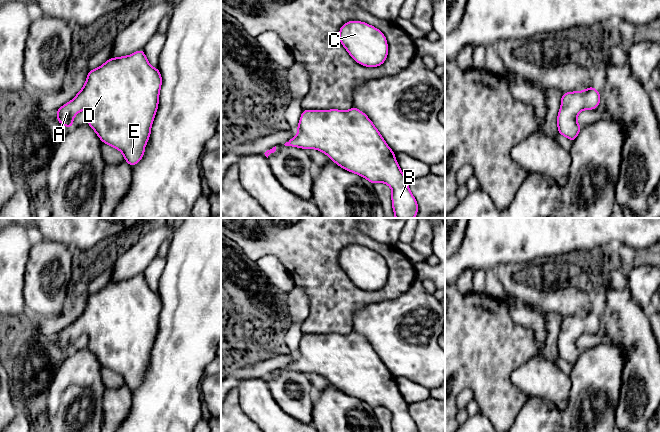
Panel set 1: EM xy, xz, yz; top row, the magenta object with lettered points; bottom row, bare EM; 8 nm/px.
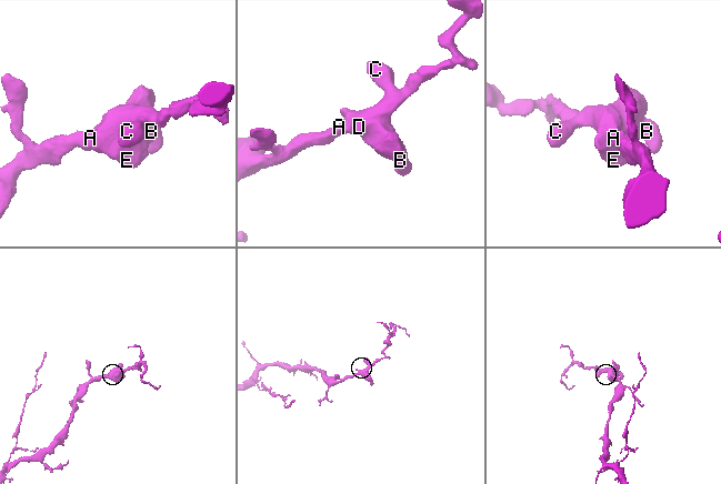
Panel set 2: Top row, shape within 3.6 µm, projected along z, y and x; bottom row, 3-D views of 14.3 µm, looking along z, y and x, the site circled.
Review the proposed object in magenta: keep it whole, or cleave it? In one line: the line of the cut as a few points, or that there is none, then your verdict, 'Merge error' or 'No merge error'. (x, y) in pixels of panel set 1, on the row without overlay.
No split. No merge error

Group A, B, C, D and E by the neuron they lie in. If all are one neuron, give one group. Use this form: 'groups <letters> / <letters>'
groups A B C D E

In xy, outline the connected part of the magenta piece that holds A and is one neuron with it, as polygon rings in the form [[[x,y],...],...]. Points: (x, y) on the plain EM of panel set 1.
[[[142,273],[131,279],[110,282],[100,291],[89,294],[85,308],[76,321],[56,334],[58,347],[71,352],[73,342],[80,335],[87,335],[87,348],[101,365],[119,374],[130,390],[136,389],[144,380],[151,358],[161,309],[160,295],[151,290]]]

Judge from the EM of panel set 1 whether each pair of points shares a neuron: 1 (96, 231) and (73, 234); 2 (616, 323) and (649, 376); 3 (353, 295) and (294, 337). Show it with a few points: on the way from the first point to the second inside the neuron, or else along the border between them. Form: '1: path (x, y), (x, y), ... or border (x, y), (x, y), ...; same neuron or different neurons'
1: path (90, 231), (79, 231); same neuron
2: path (629, 336), (641, 348), (643, 363); same neuron
3: border (300, 323), (300, 329), (303, 333); different neurons

